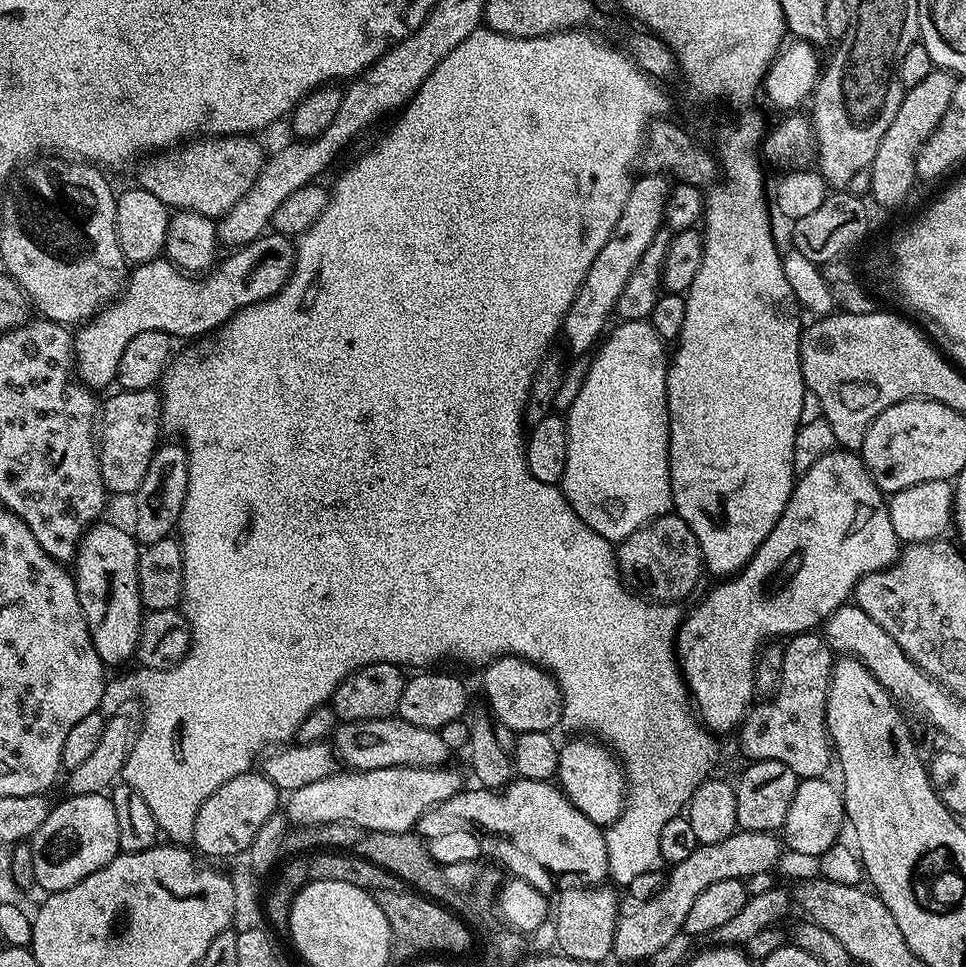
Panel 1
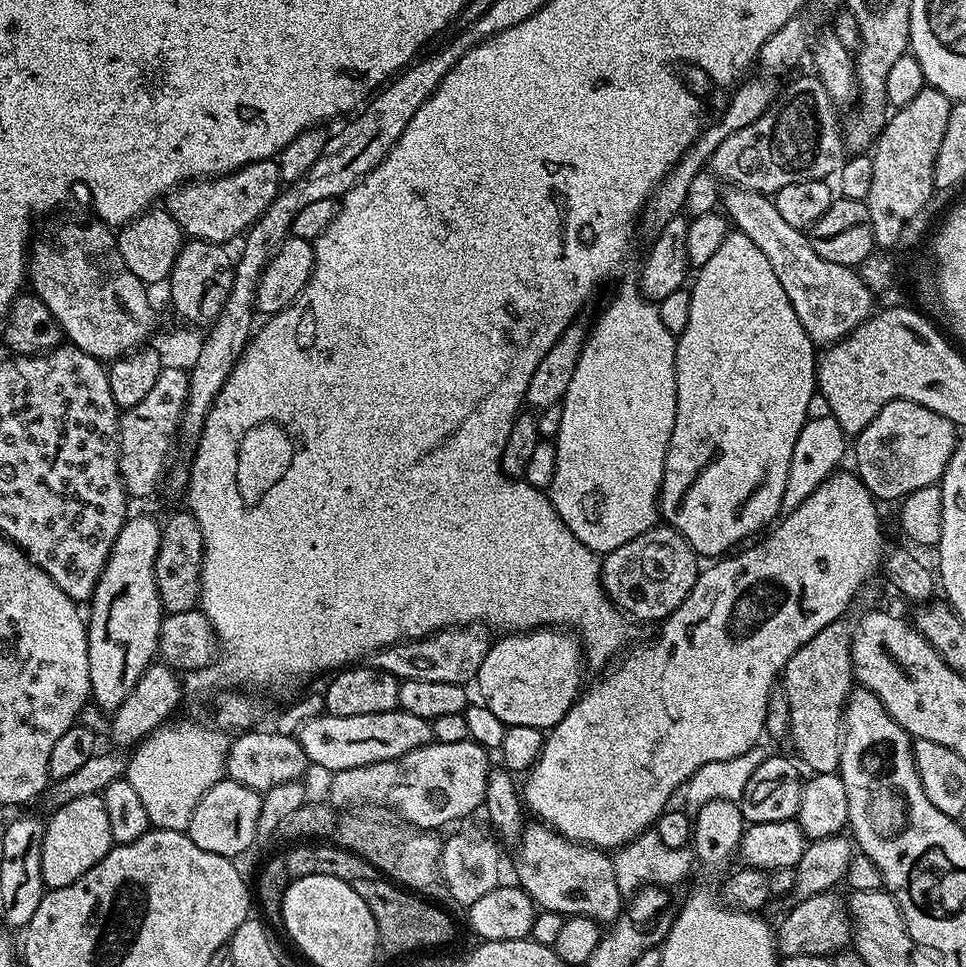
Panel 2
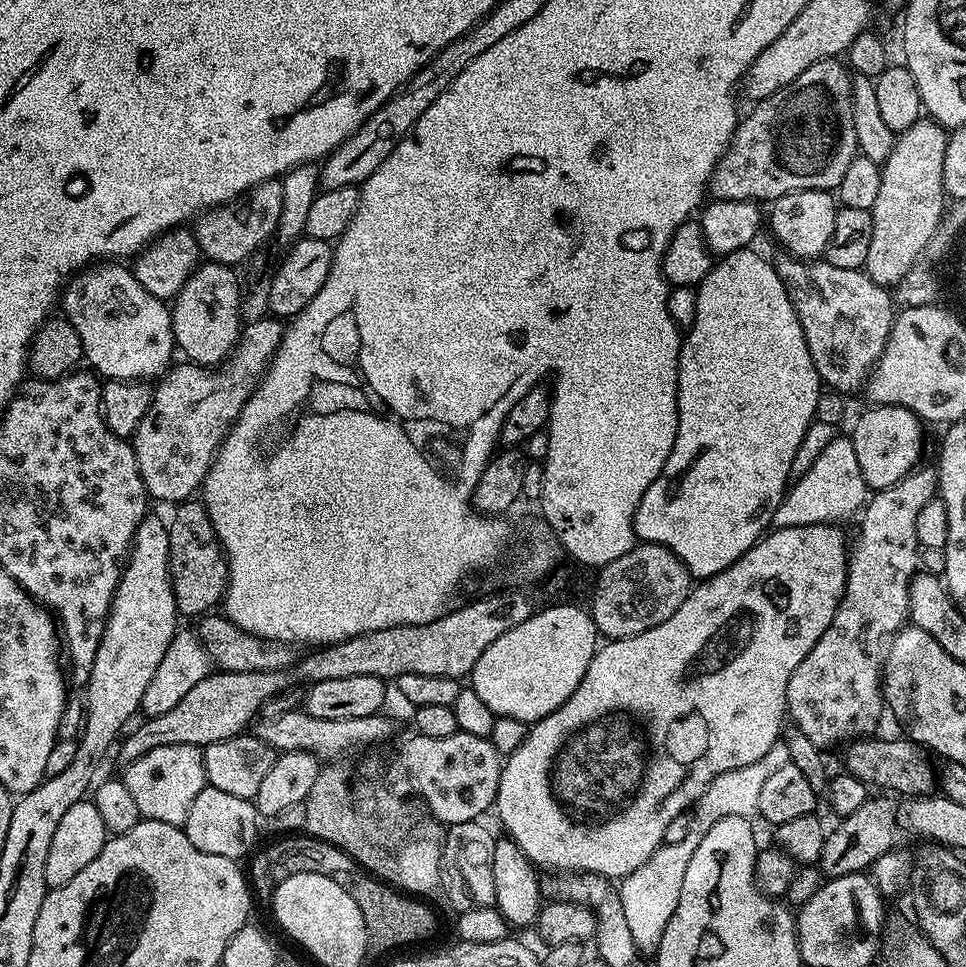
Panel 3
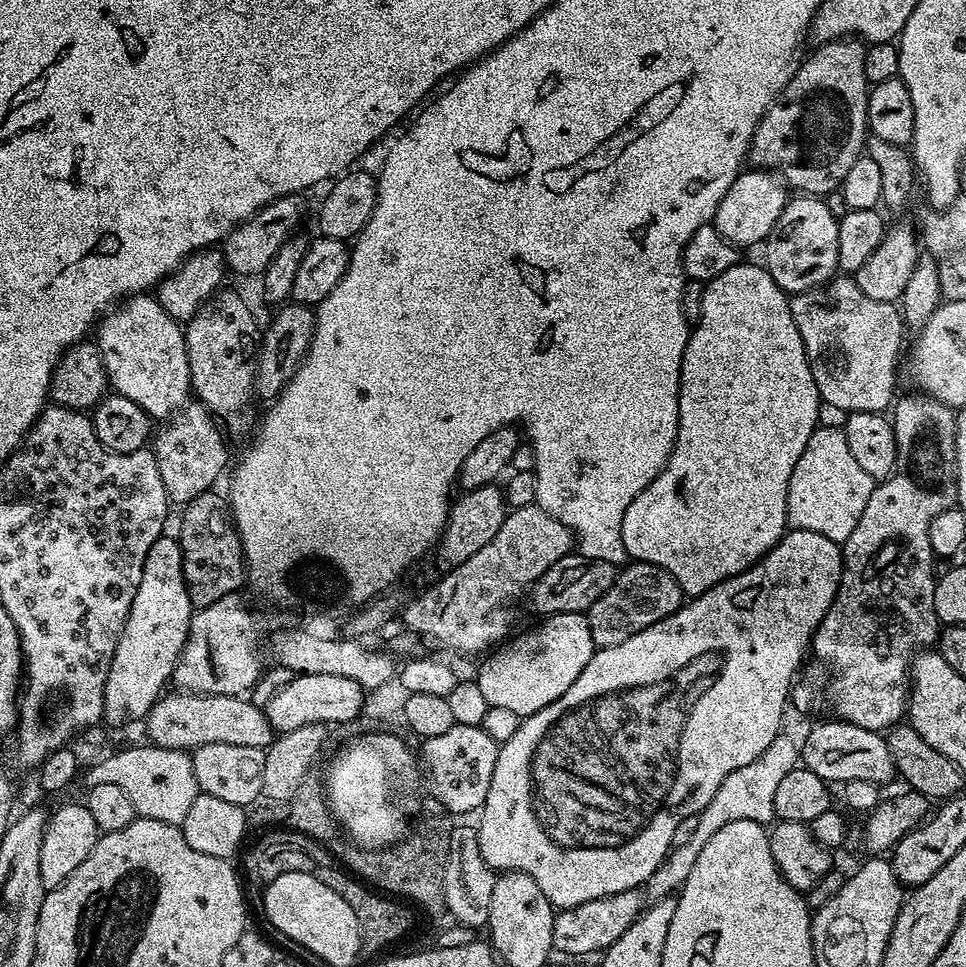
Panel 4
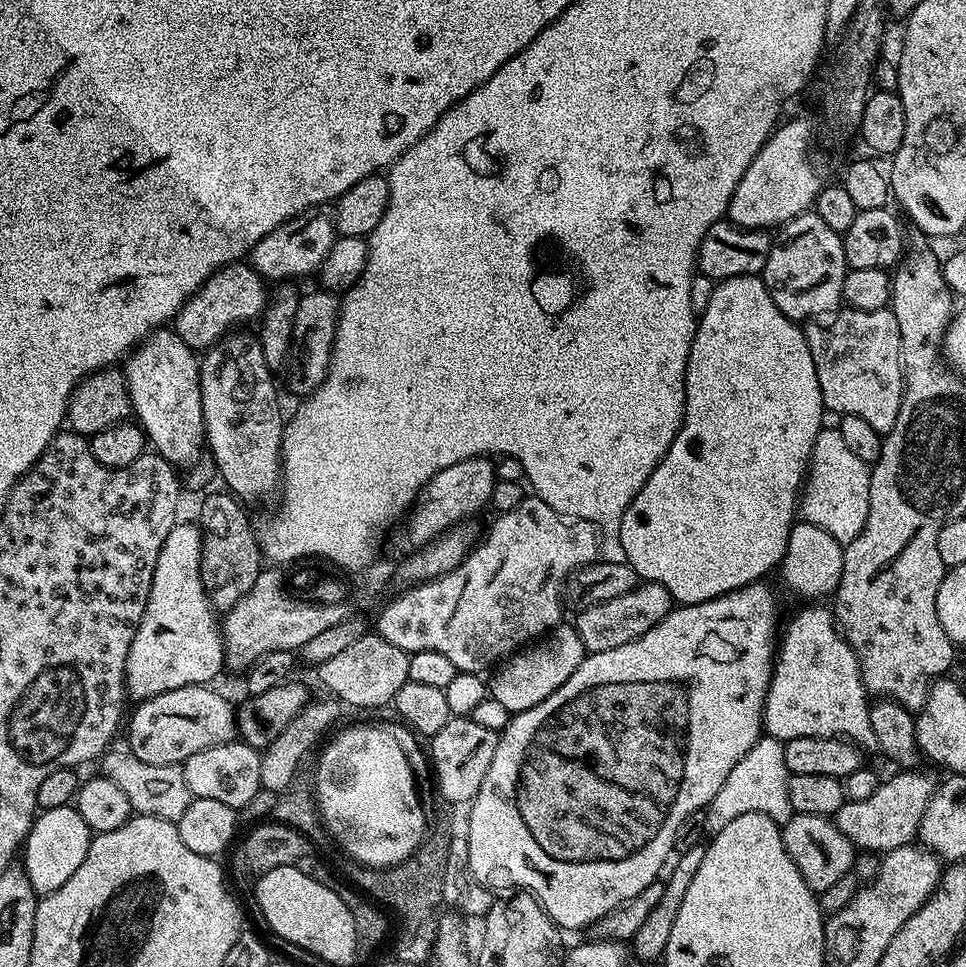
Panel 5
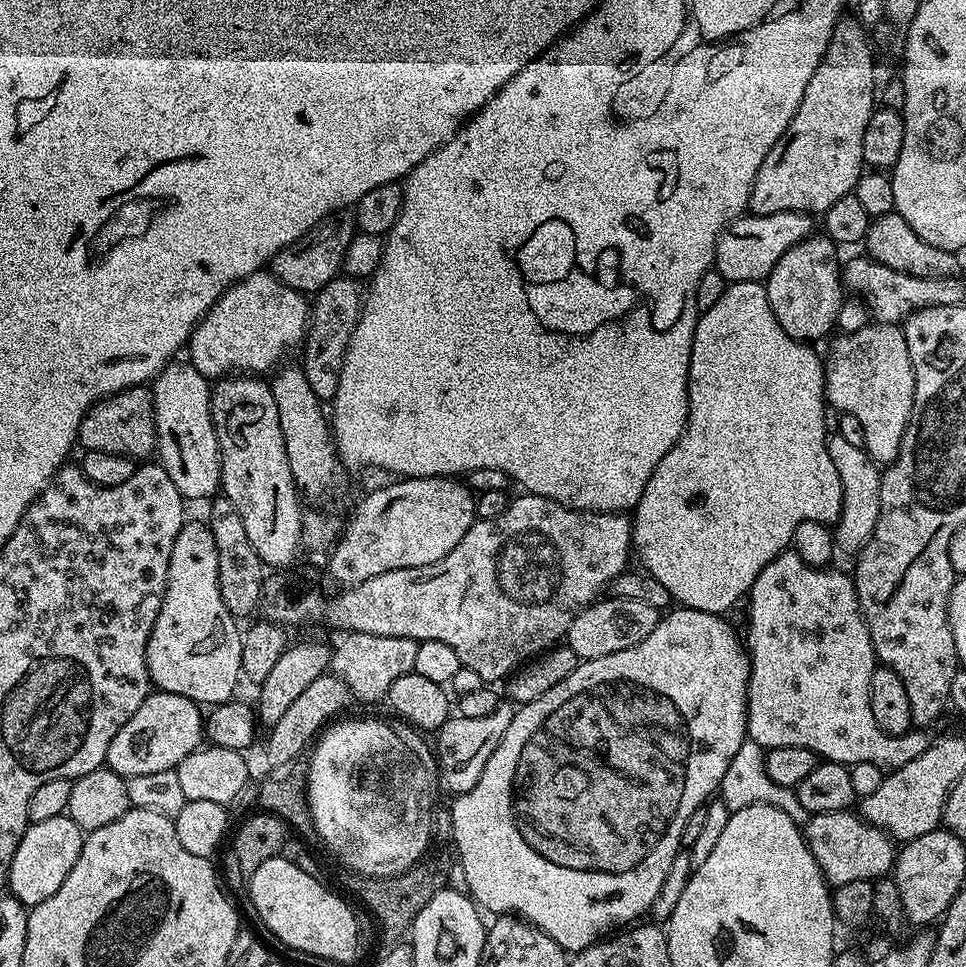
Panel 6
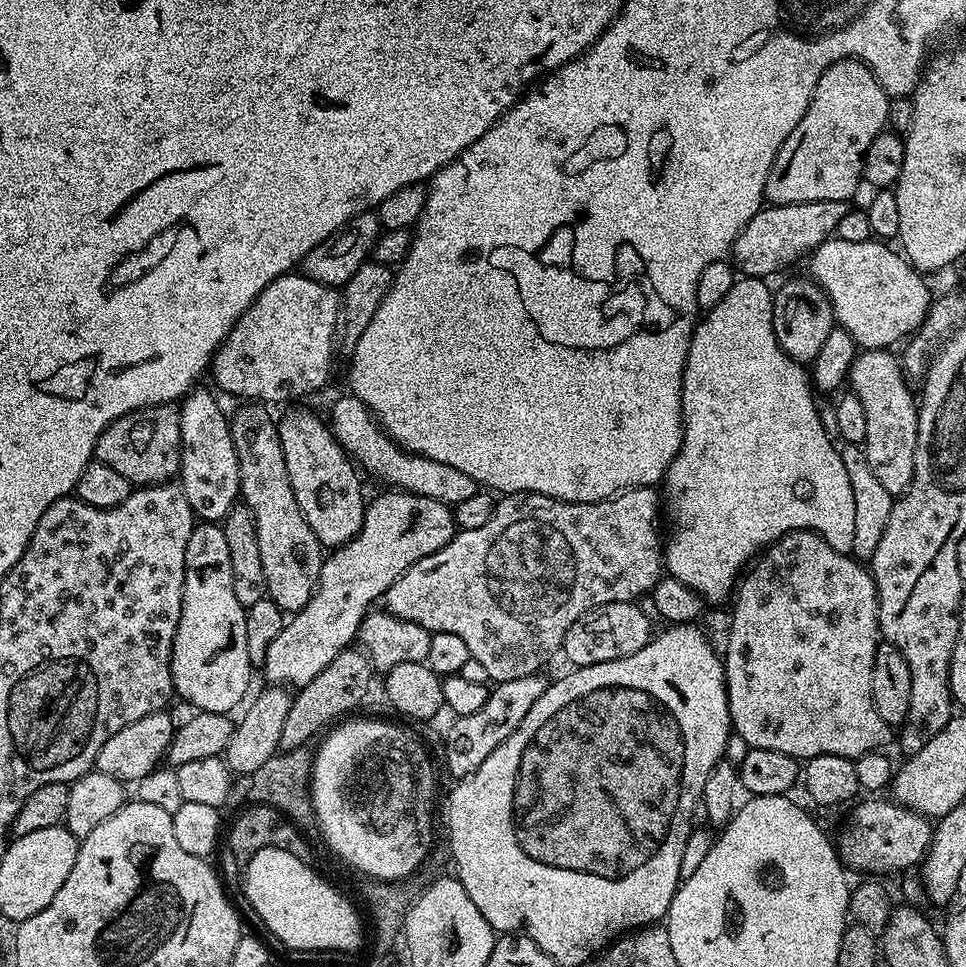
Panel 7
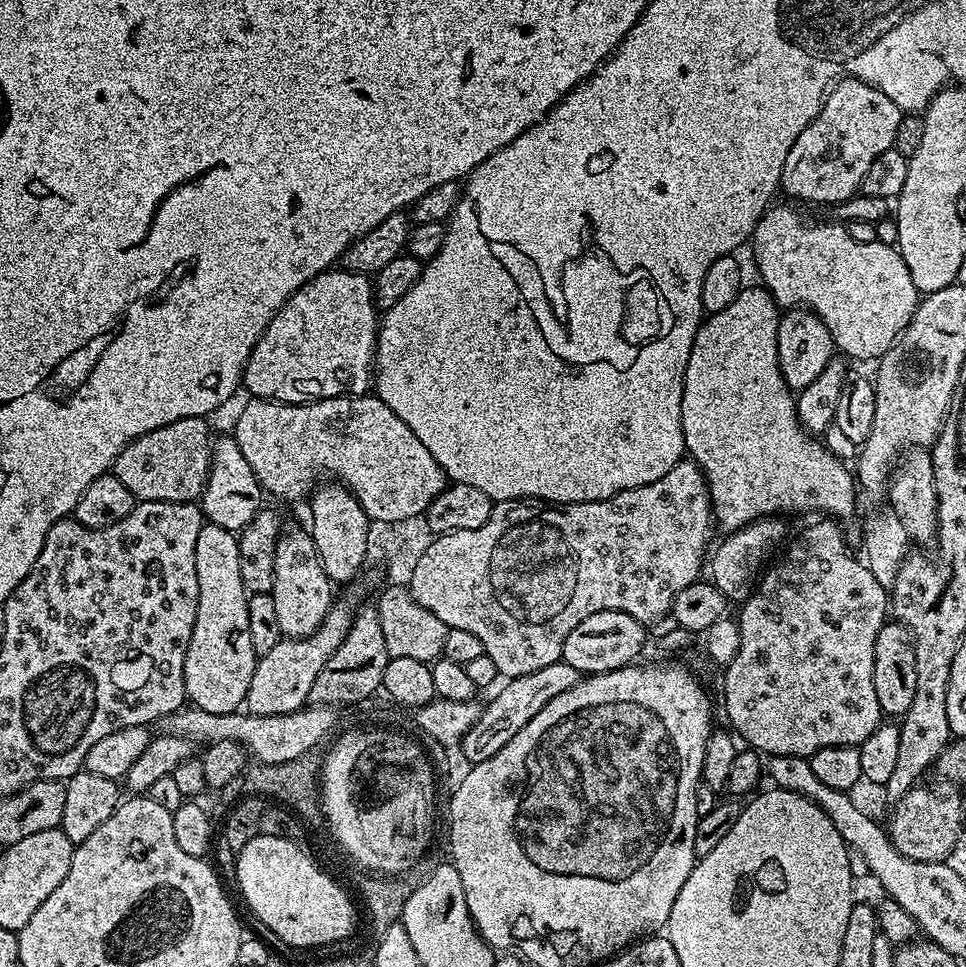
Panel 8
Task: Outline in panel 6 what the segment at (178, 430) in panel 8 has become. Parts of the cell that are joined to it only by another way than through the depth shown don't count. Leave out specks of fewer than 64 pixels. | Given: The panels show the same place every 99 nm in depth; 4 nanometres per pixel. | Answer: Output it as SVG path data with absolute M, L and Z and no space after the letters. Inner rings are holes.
M144 386L129 388L127 392L115 392L105 400L99 400L80 423L78 444L90 452L131 456L137 462L151 457L148 455L157 451L156 415L151 391Z

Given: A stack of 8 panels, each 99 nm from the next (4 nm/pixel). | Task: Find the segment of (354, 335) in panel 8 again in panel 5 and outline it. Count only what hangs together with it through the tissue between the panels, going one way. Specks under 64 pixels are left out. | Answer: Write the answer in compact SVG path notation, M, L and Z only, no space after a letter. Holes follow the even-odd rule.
M237 262L220 268L193 296L180 307L174 321L174 331L186 346L193 350L207 350L223 336L229 335L247 320L255 321L263 313L270 295L263 276L252 268L251 263Z

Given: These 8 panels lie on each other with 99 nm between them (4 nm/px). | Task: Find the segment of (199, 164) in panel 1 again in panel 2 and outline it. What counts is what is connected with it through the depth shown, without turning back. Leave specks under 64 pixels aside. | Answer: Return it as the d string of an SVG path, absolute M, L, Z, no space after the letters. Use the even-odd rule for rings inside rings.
M275 159L259 160L242 166L226 176L190 180L175 188L166 197L166 210L178 222L185 237L227 245L228 240L243 237L252 223L261 216L282 191L280 165Z

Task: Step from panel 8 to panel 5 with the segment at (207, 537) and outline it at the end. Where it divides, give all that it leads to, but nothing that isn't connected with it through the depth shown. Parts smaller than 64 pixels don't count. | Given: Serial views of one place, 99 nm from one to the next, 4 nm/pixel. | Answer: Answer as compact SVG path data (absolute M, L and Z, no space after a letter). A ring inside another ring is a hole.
M177 522L170 530L170 534L166 534L166 542L162 542L162 554L158 554L158 562L154 566L154 582L150 586L150 594L146 602L146 610L142 614L139 624L136 626L134 634L134 642L130 642L130 654L126 660L126 674L124 675L124 686L129 697L132 696L136 702L152 699L156 695L166 694L167 691L177 690L178 687L190 686L191 684L211 685L212 679L226 668L226 640L222 635L222 624L218 619L218 613L213 608L206 590L202 586L202 534L199 527L195 523L184 524Z

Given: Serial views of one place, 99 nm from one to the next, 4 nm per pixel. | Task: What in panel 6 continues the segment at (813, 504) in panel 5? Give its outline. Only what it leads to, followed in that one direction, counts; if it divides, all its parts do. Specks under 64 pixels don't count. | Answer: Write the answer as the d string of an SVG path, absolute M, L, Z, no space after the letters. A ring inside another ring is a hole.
M833 433L828 440L830 458L834 461L838 476L842 481L843 504L840 517L834 524L834 542L837 549L850 553L859 553L866 541L876 529L880 517L880 478L879 467L869 458L863 448L851 445L839 433Z

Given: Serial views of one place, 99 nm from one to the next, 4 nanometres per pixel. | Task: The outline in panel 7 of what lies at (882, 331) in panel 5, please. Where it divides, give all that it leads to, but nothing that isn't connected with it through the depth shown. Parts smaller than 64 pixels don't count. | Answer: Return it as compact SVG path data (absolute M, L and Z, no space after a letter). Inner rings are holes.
M870 348L861 351L856 360L852 363L852 368L848 371L847 383L852 384L851 395L862 402L866 410L866 438L862 445L866 459L870 464L870 469L874 472L878 481L889 491L893 498L904 495L905 490L912 484L914 474L914 450L918 446L918 400L908 389L909 381L902 367L902 360L899 355L895 356L895 351L886 348Z

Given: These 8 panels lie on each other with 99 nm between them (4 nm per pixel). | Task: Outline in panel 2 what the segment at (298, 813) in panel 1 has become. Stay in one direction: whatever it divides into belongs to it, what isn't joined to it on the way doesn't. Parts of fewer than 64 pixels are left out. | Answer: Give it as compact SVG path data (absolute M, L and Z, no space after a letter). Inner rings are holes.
M472 740L462 742L431 742L421 748L412 749L399 760L380 761L374 765L358 766L356 769L344 769L331 773L332 781L328 784L329 805L344 808L340 810L364 810L367 804L377 804L380 808L389 808L389 813L398 814L405 824L412 824L415 828L440 830L443 824L452 824L463 816L471 814L475 808L479 809L484 802L486 782L490 765L488 765L489 749Z

